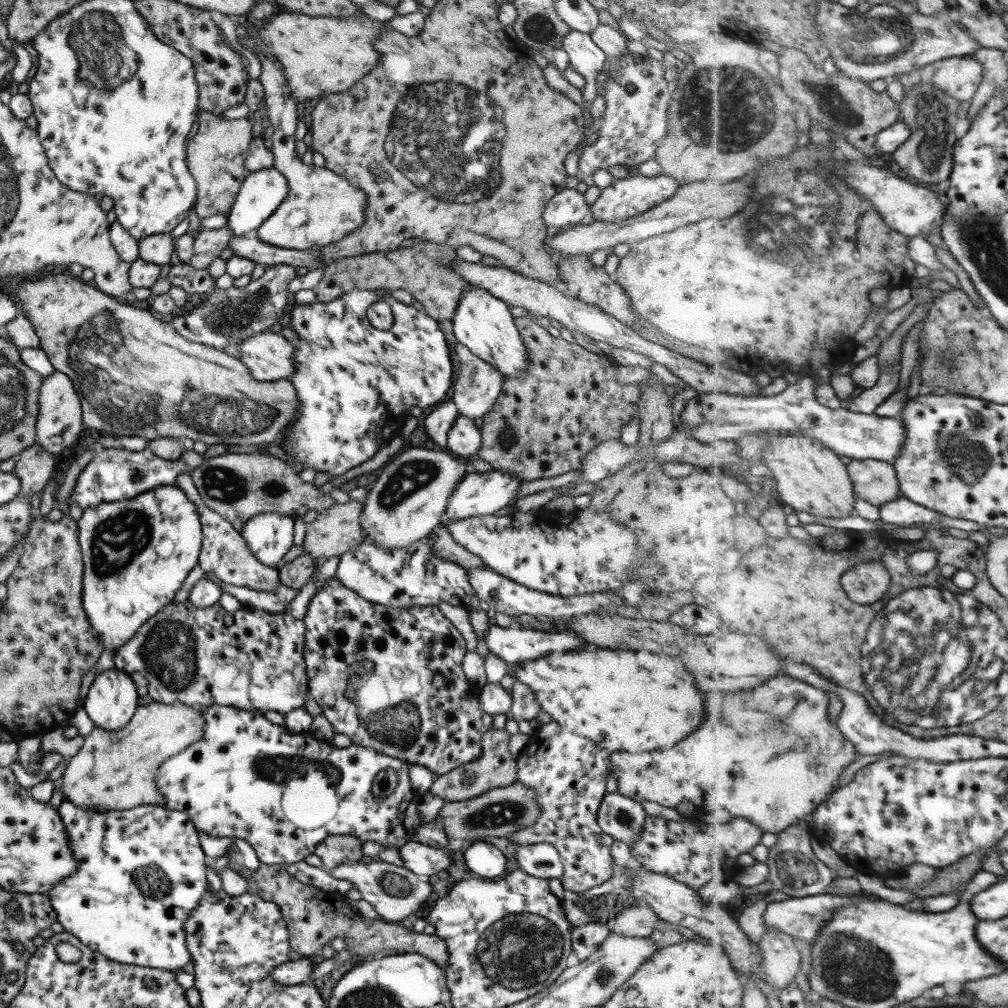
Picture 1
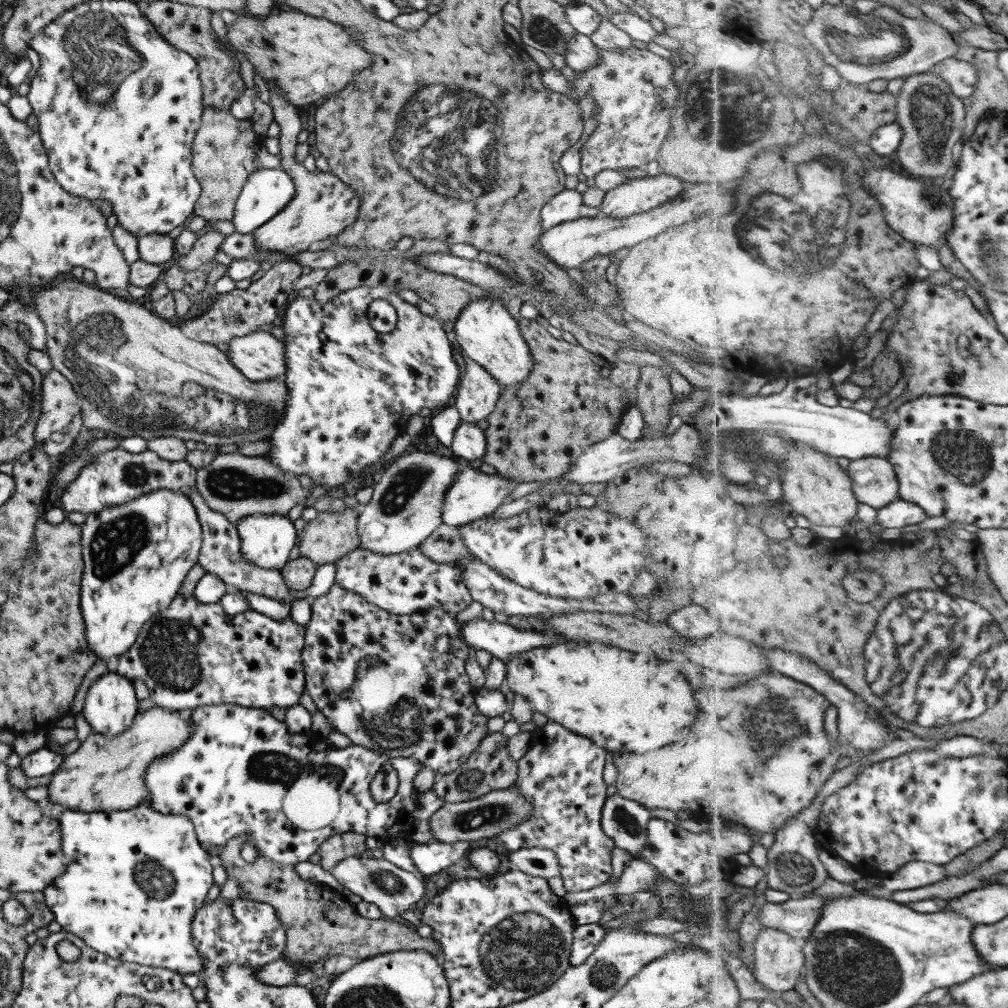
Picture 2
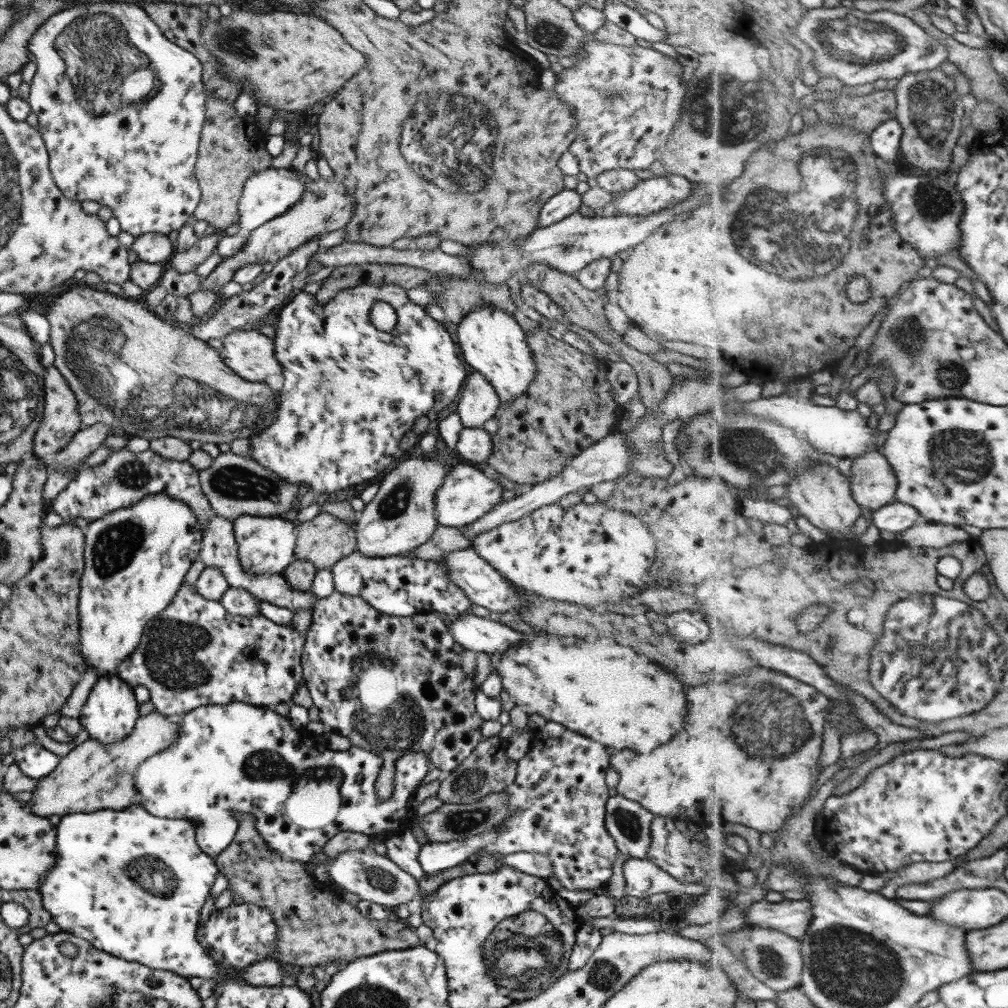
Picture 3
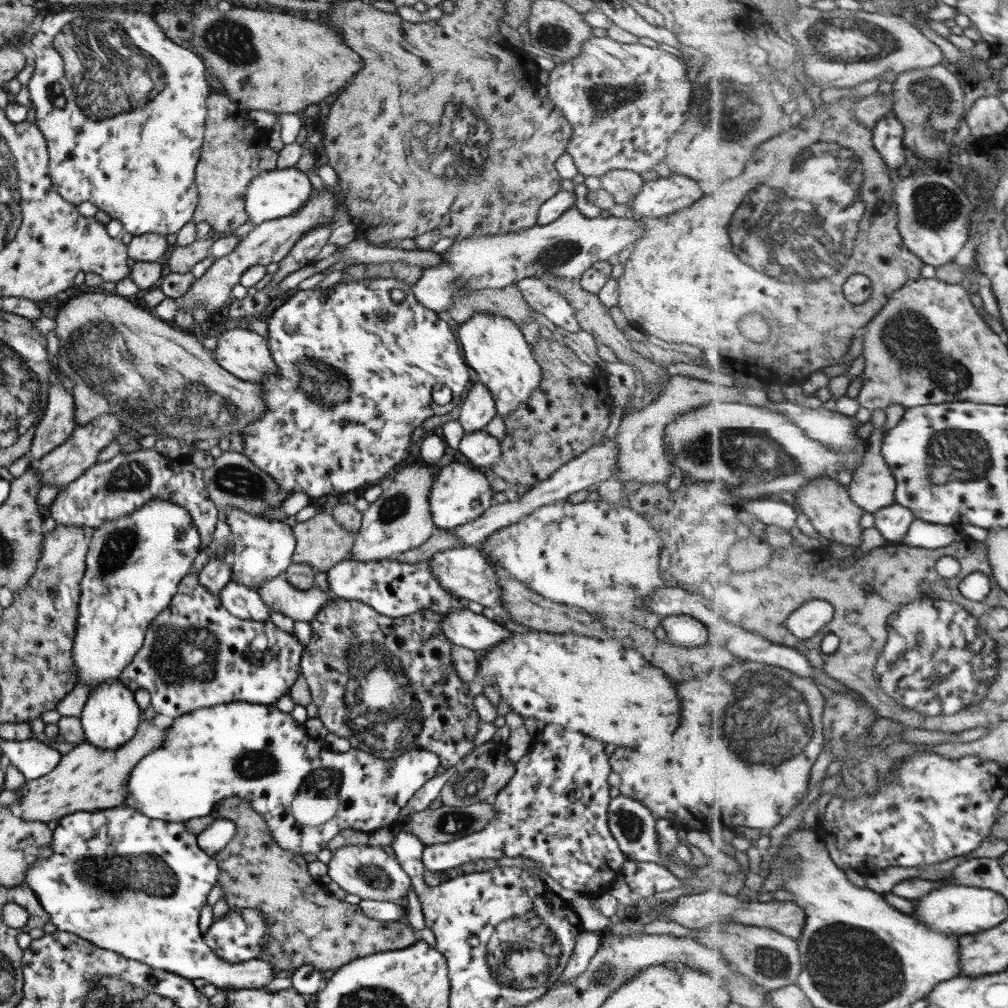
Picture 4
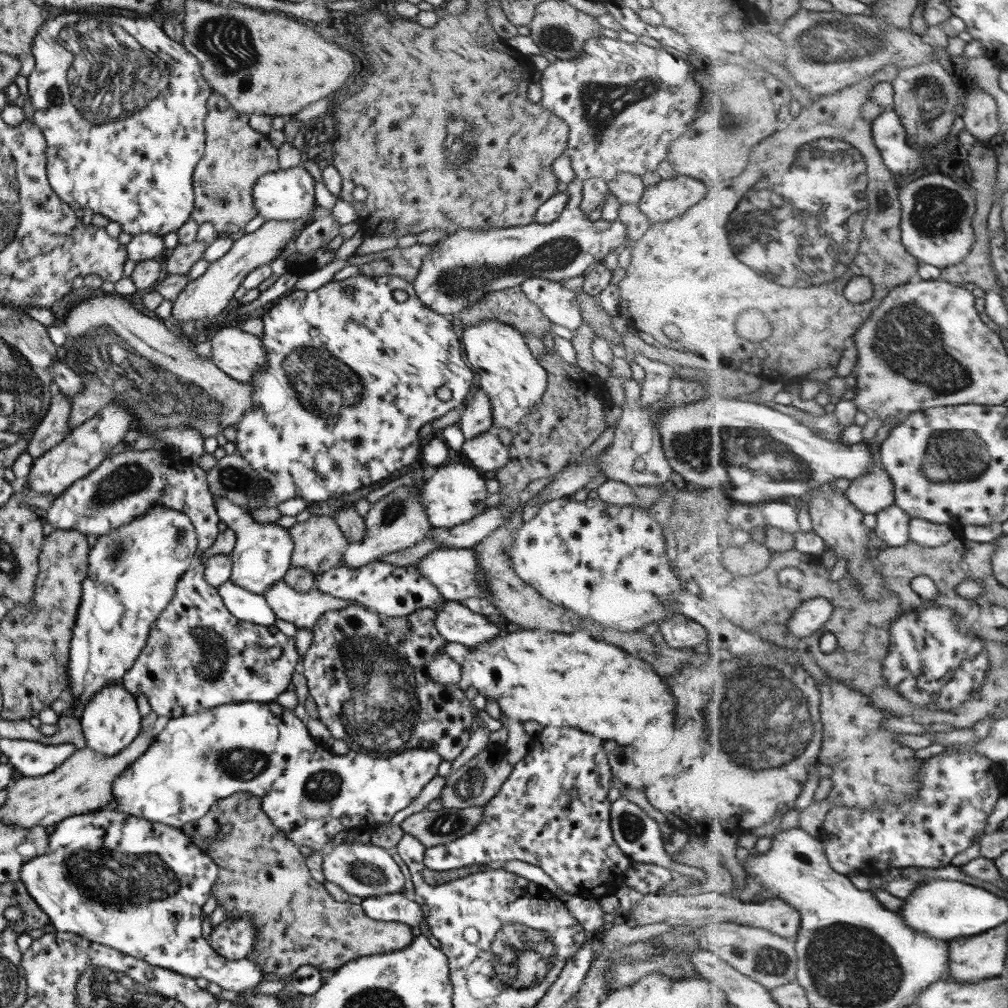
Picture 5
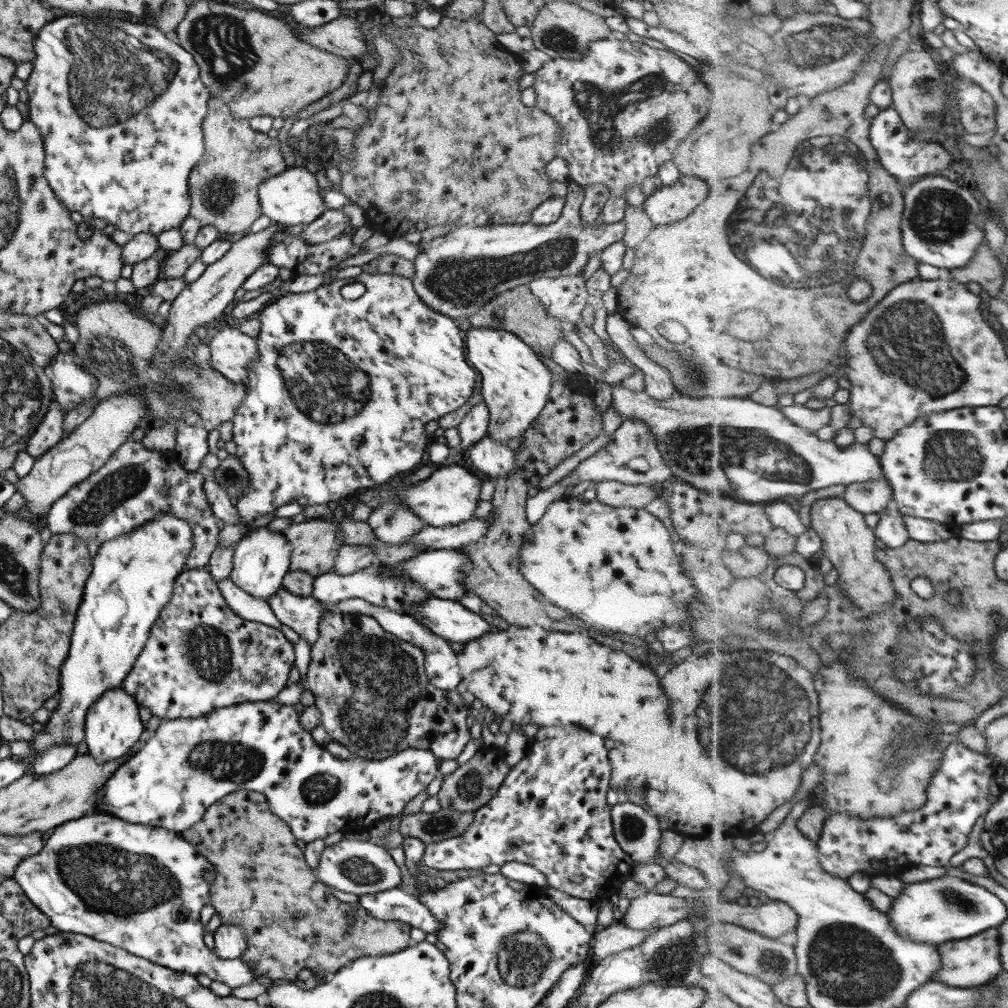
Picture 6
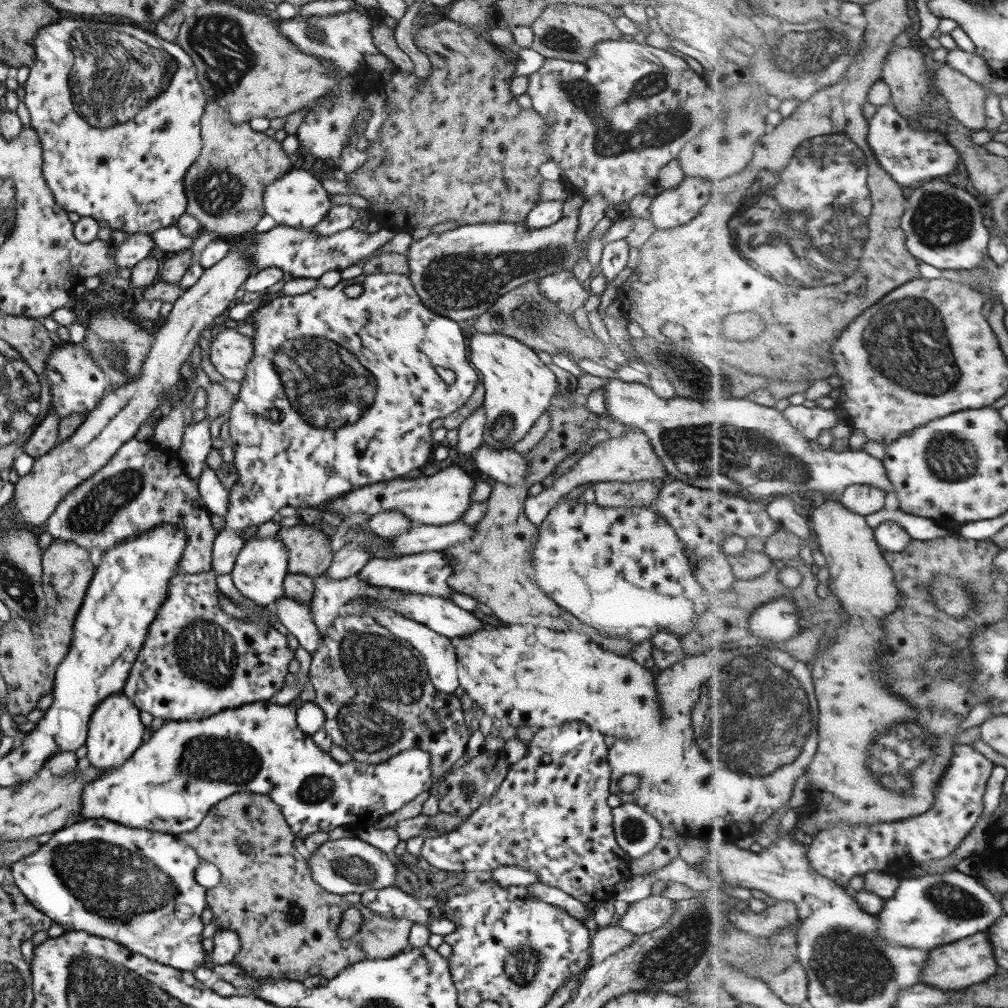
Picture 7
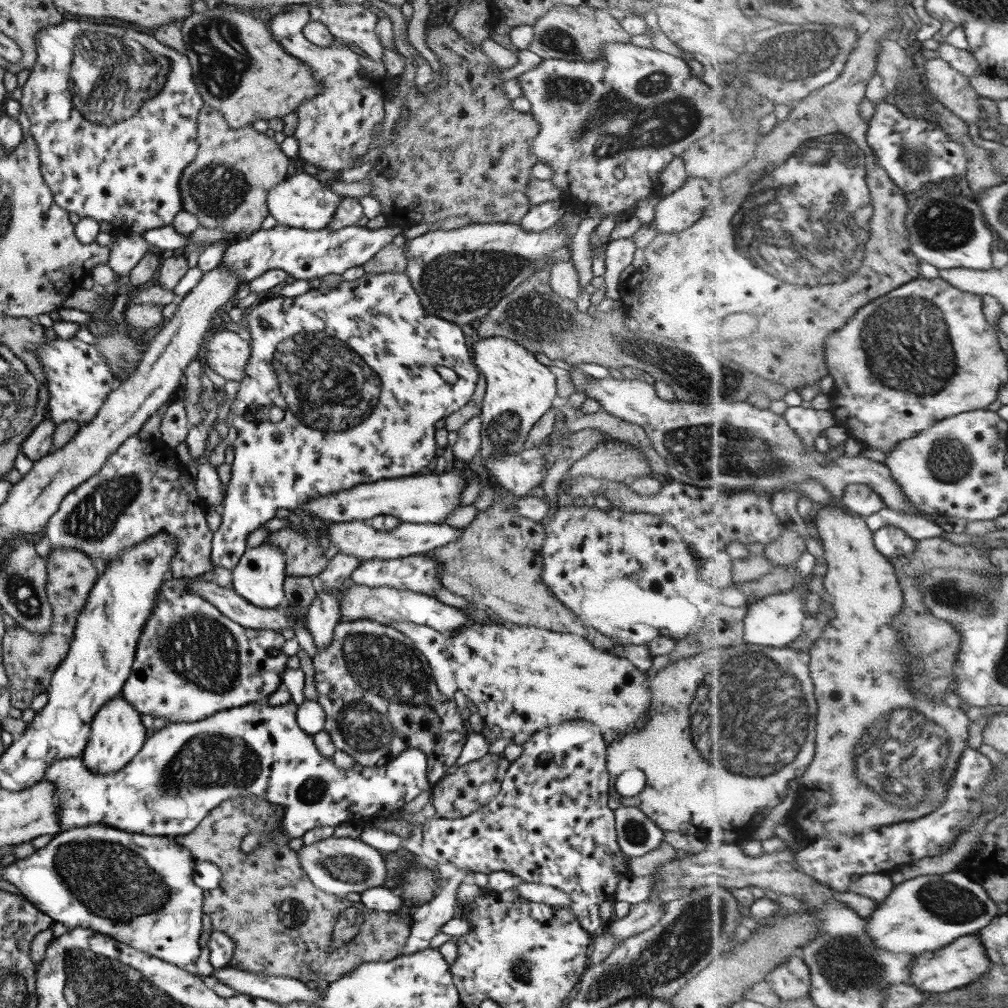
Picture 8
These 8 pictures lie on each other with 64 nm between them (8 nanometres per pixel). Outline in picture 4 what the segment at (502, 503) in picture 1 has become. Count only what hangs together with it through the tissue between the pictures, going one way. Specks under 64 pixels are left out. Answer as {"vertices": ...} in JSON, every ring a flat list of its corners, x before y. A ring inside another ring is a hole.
{"vertices":[[453,462,448,466,437,468,427,494,427,505,434,527,451,530,474,520,491,506,493,493,486,475,481,474,474,467,468,468,463,463]]}

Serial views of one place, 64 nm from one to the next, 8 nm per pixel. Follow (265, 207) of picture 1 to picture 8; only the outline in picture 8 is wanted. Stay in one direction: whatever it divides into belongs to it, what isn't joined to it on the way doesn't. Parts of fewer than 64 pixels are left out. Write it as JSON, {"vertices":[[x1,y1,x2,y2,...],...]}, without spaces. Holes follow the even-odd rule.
{"vertices":[[304,171,286,177,279,184,267,191,267,211,277,225,285,225,289,228,305,230,321,230,331,222,335,208,339,206,342,196,335,194,319,181,319,177,313,177]]}

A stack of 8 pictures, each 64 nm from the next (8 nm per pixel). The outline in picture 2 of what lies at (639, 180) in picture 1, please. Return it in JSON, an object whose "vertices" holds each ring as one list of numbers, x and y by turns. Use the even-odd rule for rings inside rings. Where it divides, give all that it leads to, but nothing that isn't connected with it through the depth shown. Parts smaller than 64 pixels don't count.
{"vertices":[[663,172,654,177,628,179,627,182,615,186,613,190,605,192,603,202,597,206,598,216,625,218,632,214,654,209,661,204,665,204,665,202,669,202,669,200,673,200,675,196,679,196,685,186,685,182]]}

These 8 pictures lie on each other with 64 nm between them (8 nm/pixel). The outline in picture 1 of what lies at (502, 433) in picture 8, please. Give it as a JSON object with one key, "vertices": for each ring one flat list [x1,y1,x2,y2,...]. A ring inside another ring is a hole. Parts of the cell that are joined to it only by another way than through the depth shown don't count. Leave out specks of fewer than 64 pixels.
{"vertices":[[469,284,469,290,461,294,450,321,456,342,463,344,479,360,499,370,499,374,505,379,517,376,525,368,525,362,527,362,527,351,513,320,507,304,479,286]]}

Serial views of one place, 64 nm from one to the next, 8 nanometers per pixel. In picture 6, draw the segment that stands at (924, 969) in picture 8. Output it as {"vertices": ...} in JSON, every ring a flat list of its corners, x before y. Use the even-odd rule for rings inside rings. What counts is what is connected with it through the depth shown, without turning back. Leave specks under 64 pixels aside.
{"vertices":[[995,927,974,937,948,941,939,945,938,952,942,956,942,969,938,970,934,981,956,988,981,987,994,981,1004,971,1001,958,1001,936,1002,931,999,927]]}

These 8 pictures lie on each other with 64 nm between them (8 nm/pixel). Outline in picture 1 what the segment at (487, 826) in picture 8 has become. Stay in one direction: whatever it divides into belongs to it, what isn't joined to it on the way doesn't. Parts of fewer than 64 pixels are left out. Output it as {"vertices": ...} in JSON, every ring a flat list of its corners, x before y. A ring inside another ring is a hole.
{"vertices":[[549,721,549,723,539,725,529,735,529,740,519,752,515,765,516,780,521,782,525,788,531,788,535,792,535,802,539,804,541,813,531,825,506,836,511,840,511,844,515,844,516,847,539,844,539,842,551,844,562,858,561,882,565,892,569,895,582,893,605,882,615,870,615,865,609,856,609,847,613,839,599,828,595,816,597,816,601,798,605,794,607,772,611,770,610,752,587,741,587,738,565,730,557,722],[452,839,445,847,431,847,419,842,409,841,399,847,399,857,405,869,424,879,447,869,452,863,453,852,463,848,461,839]]}

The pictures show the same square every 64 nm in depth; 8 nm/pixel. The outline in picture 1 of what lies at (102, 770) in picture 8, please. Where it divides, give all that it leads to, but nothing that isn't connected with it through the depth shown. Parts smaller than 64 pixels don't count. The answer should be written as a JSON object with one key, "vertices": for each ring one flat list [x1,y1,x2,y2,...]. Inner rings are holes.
{"vertices":[[117,669,96,673,82,708,101,730,121,730,137,708,137,693,130,675]]}

